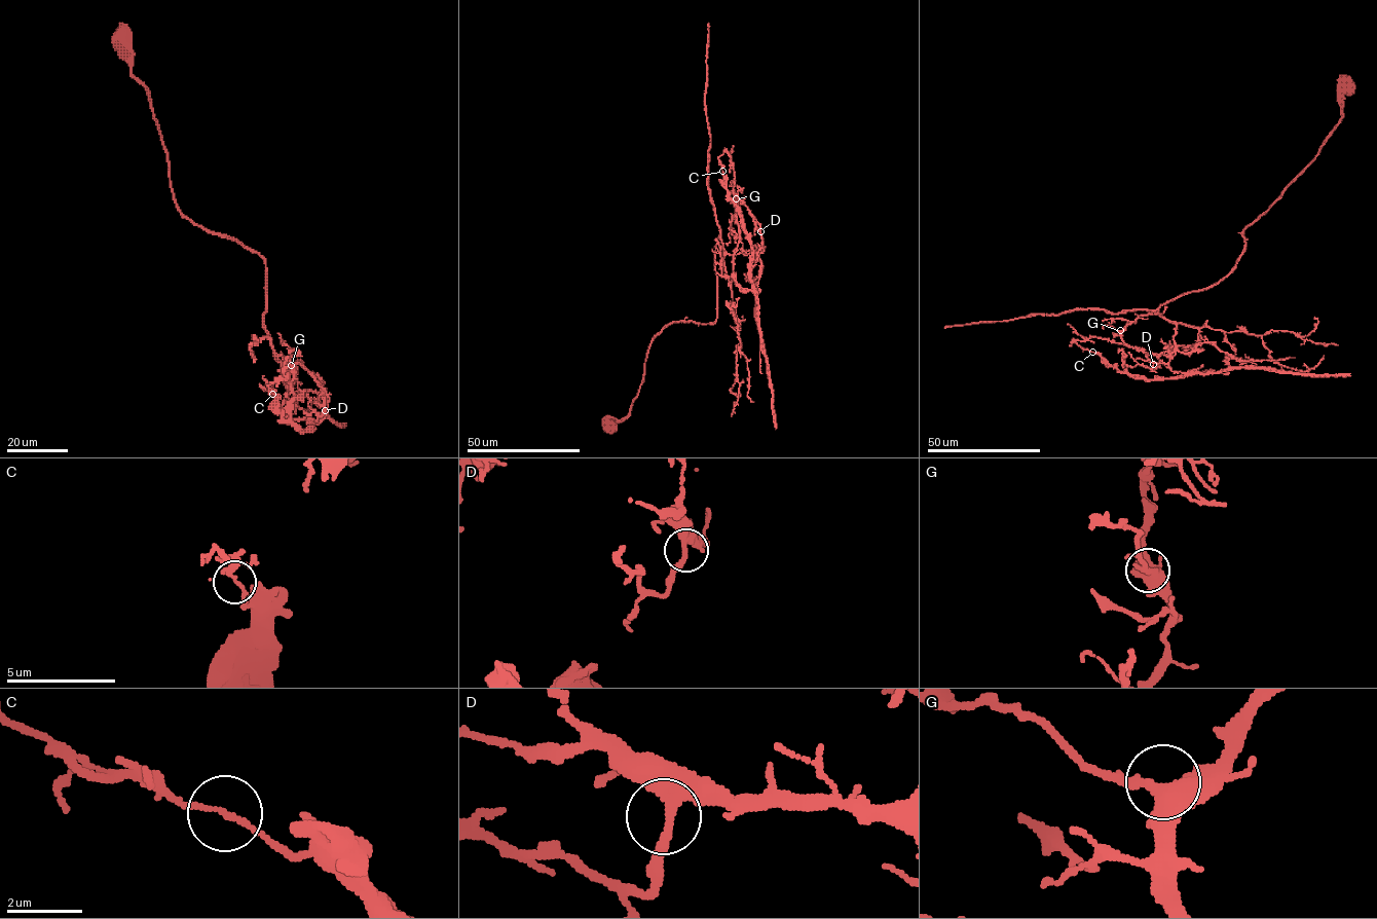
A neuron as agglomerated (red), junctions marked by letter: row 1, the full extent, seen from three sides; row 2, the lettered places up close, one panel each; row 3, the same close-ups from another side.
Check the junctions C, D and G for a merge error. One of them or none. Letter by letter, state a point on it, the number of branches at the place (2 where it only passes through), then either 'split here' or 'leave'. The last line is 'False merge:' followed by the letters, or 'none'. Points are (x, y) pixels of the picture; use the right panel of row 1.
C: at (1092, 352); 2 branches meet; split here
D: at (1153, 364); 2 branches meet; leave
G: at (1120, 330); 2 branches meet; leave
False merge: C

